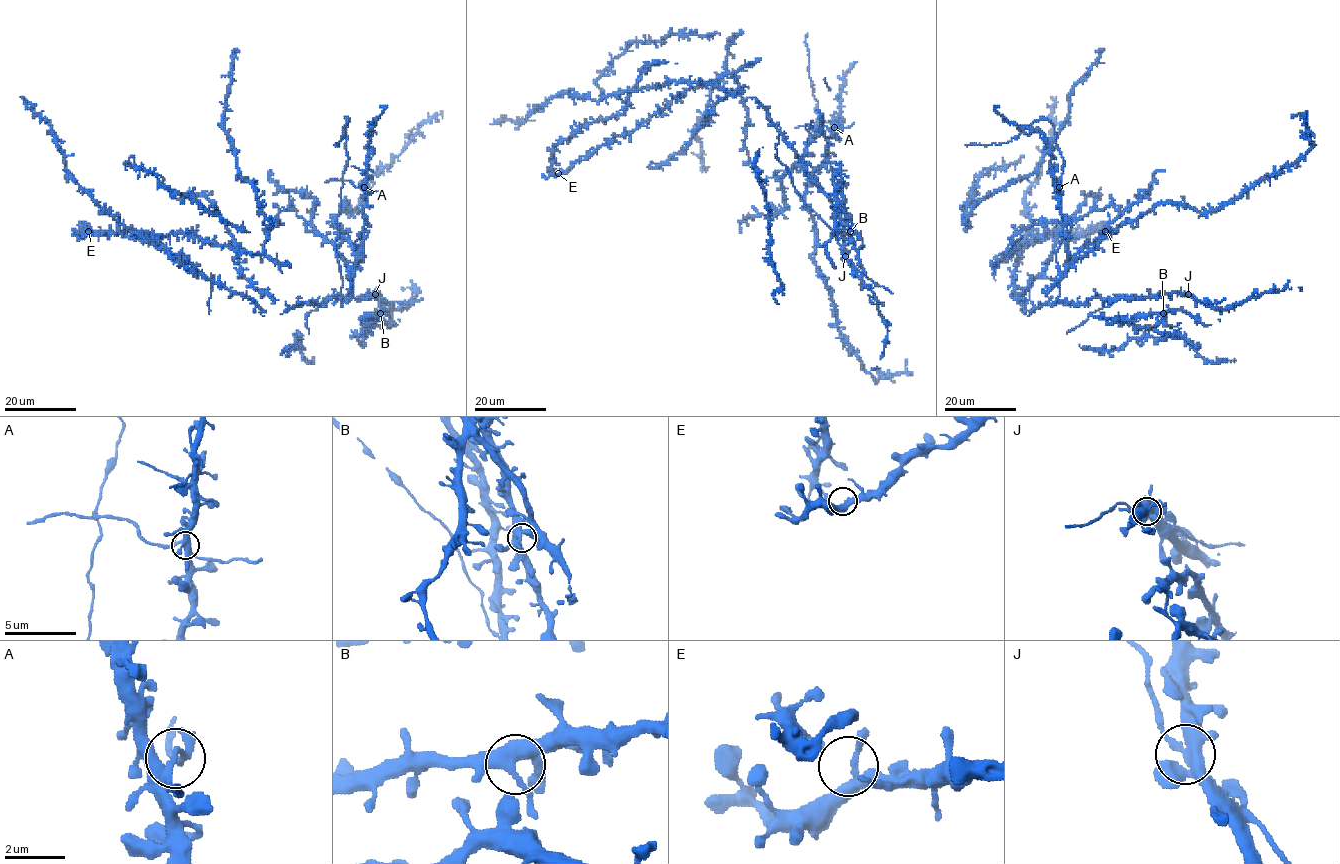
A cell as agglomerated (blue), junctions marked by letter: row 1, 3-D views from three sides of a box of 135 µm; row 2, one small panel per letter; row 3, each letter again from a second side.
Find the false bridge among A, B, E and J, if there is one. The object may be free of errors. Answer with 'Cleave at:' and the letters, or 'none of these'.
Cleave at: A

